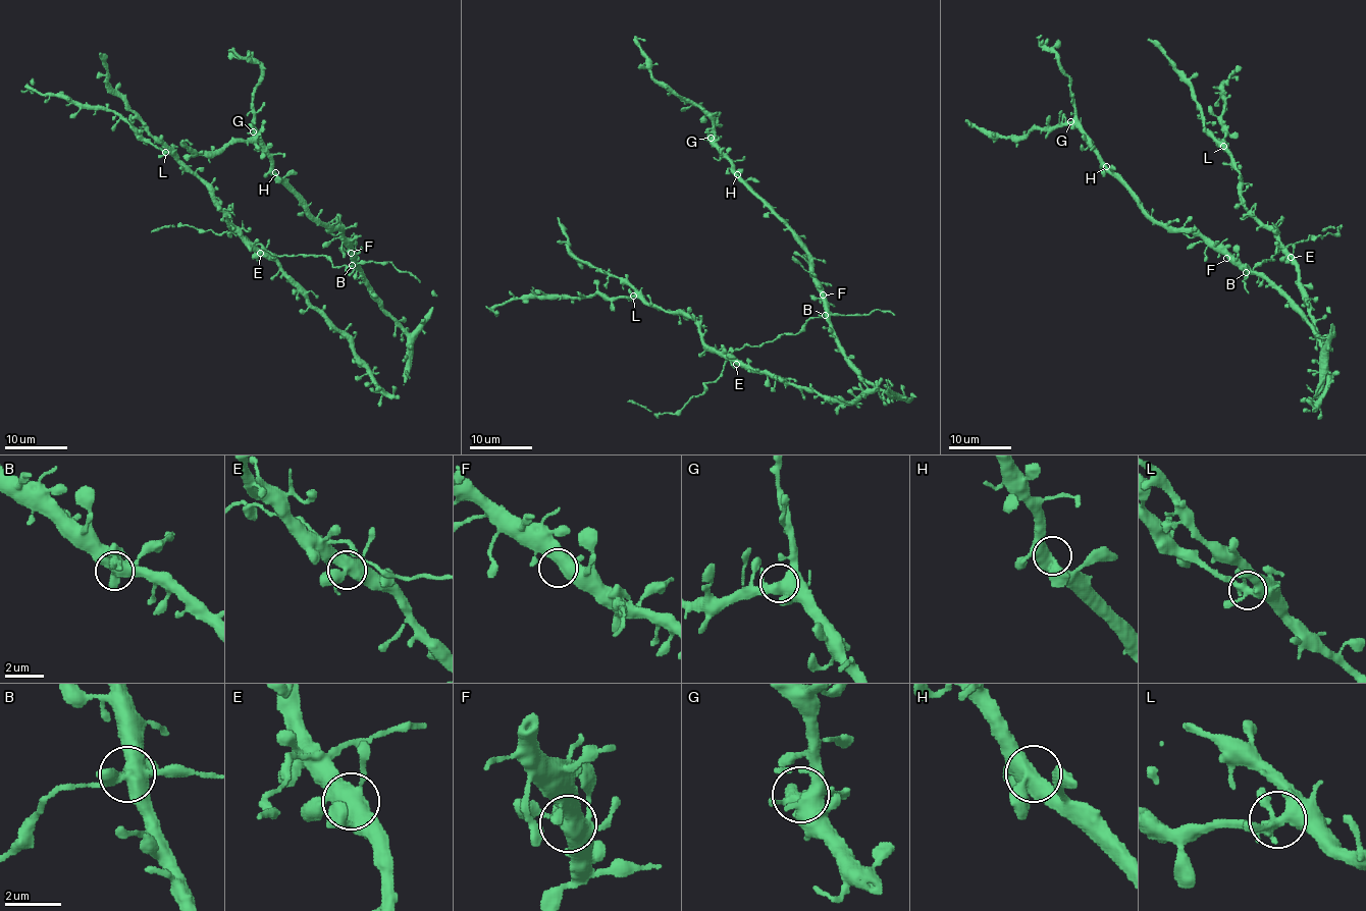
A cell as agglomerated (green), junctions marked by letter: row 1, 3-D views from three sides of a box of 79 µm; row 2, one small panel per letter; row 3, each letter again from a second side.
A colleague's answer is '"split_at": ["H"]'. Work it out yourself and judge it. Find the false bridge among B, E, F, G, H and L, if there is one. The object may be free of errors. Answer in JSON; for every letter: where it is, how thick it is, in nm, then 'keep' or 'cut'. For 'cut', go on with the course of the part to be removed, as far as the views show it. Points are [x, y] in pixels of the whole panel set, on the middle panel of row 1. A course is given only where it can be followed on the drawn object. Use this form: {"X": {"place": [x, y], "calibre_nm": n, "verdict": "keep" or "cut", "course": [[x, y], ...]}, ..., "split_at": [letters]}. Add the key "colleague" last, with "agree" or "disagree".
{"B": {"place": [825, 315], "calibre_nm": 460, "verdict": "keep"}, "E": {"place": [736, 364], "calibre_nm": 460, "verdict": "keep"}, "F": {"place": [823, 295], "calibre_nm": 440, "verdict": "keep"}, "G": {"place": [711, 138], "calibre_nm": 440, "verdict": "keep"}, "H": {"place": [737, 174], "calibre_nm": 460, "verdict": "keep"}, "L": {"place": [633, 296], "calibre_nm": 440, "verdict": "keep"}, "split_at": [], "colleague": "disagree"}

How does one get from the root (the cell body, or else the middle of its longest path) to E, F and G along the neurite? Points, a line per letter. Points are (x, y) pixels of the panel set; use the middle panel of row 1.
E: (809, 319), (795, 334), (779, 334), (770, 342), (737, 347), (731, 354), (736, 364)
F: (809, 319), (820, 318), (825, 313), (823, 295)
G: (809, 319), (820, 318), (825, 313), (824, 295), (812, 271), (810, 254), (734, 172), (734, 165), (711, 138)

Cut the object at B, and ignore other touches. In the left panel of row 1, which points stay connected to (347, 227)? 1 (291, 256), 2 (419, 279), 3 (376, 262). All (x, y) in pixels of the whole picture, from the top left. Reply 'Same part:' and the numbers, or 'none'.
Same part: none

